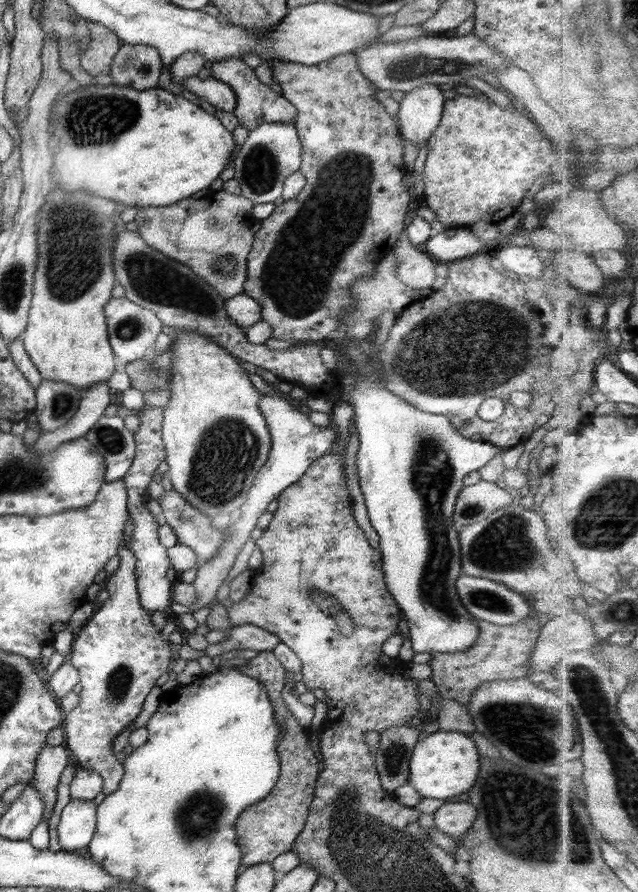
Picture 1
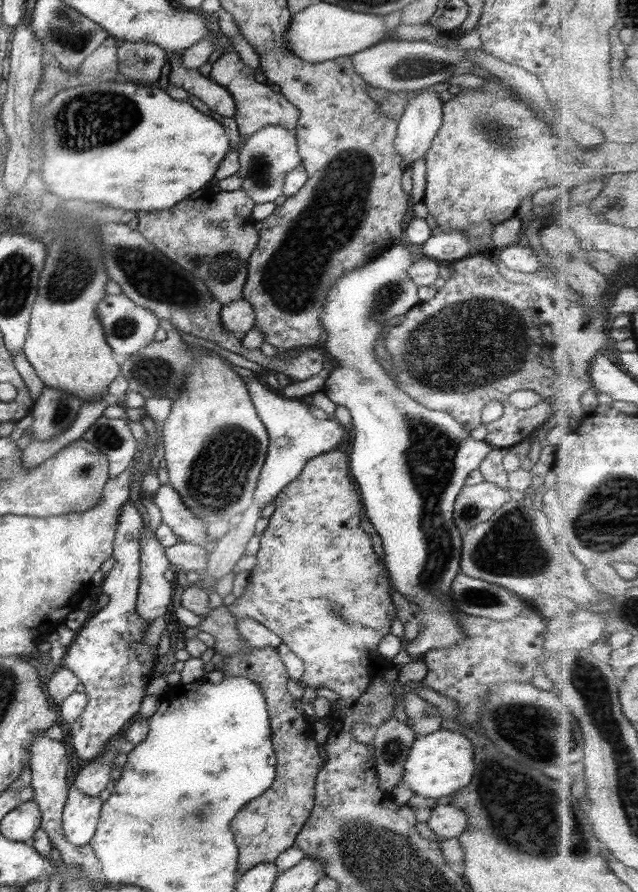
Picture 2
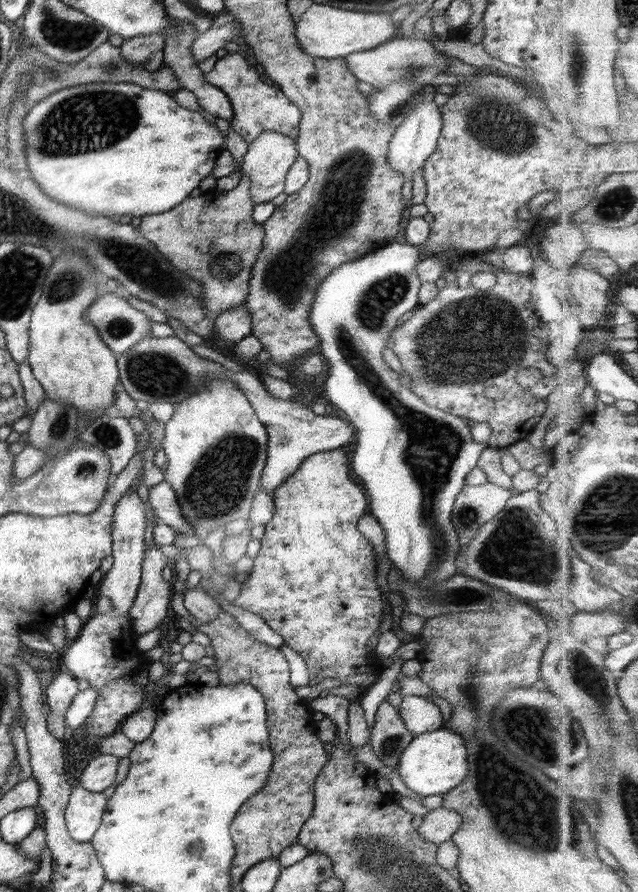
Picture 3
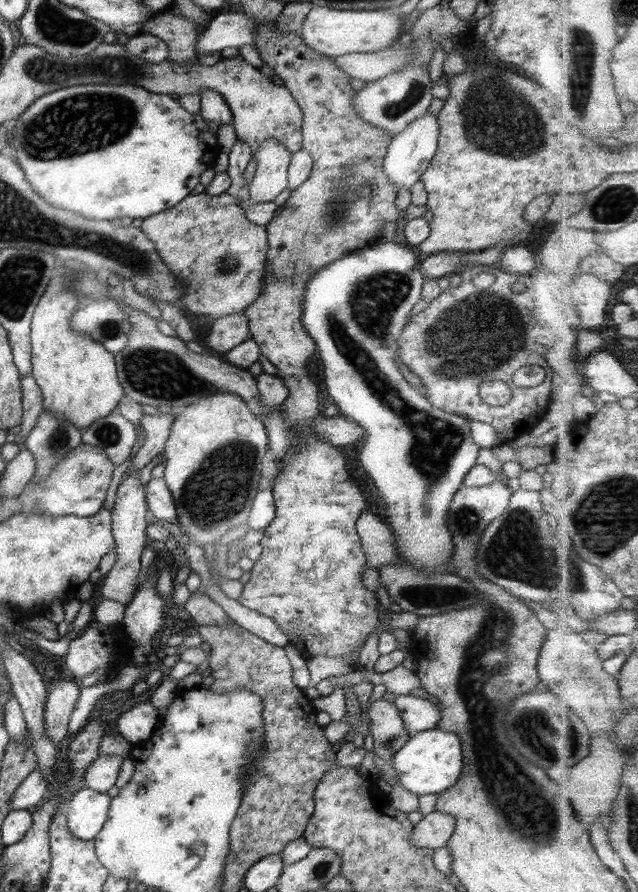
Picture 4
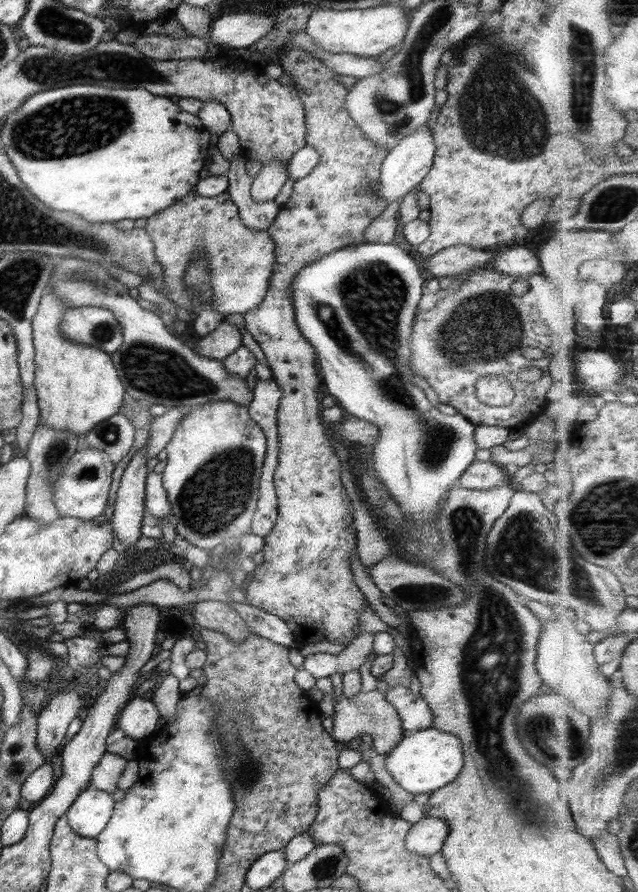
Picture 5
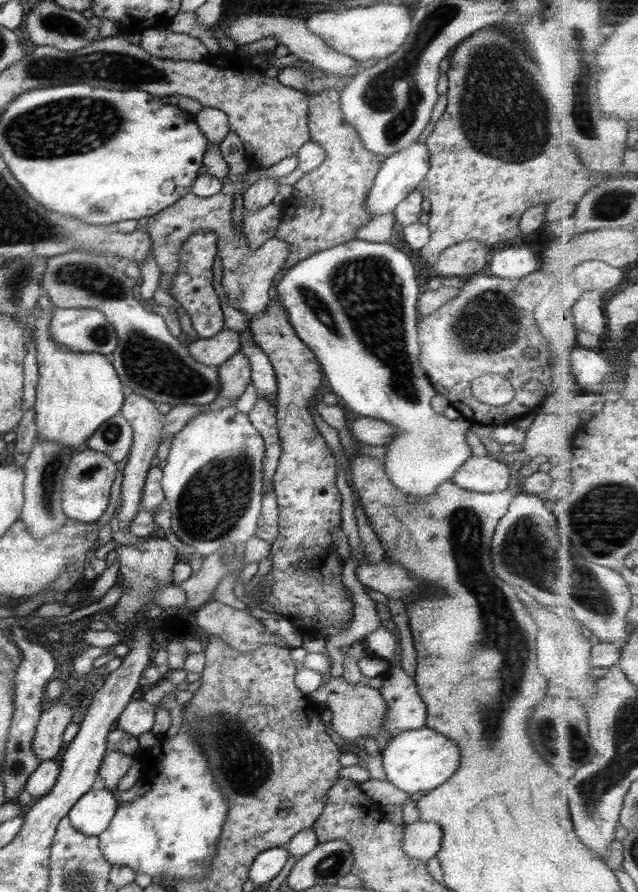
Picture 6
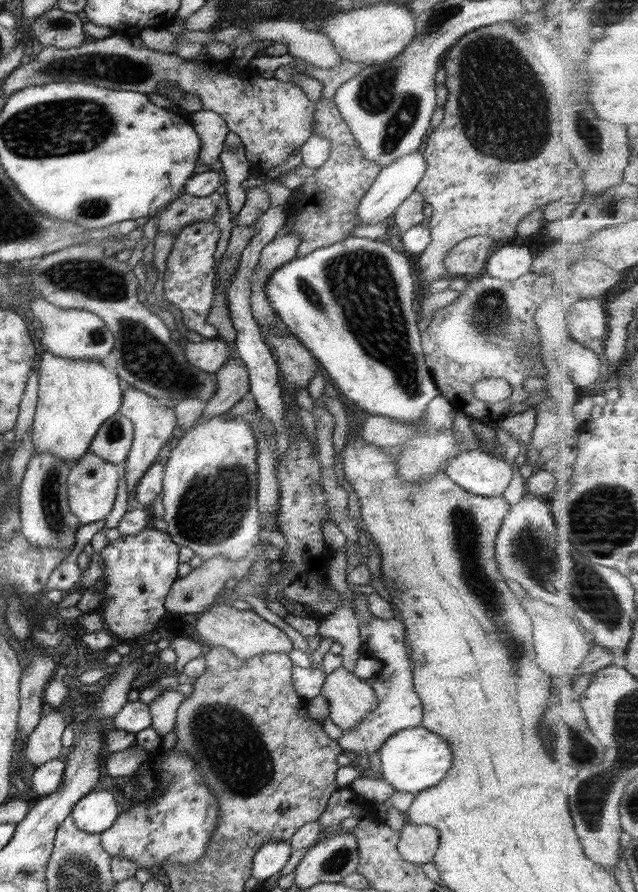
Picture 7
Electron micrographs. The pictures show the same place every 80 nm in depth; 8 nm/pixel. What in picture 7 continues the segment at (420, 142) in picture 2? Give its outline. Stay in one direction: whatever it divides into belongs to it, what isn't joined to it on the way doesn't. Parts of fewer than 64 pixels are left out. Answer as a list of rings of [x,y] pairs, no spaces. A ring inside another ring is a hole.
[[[418,150],[402,156],[389,166],[380,169],[377,178],[374,178],[371,186],[361,197],[359,206],[357,206],[356,219],[358,220],[358,224],[361,226],[377,224],[382,220],[386,220],[388,216],[392,216],[405,198],[415,191],[416,184],[420,181],[424,170],[425,161],[422,153]]]

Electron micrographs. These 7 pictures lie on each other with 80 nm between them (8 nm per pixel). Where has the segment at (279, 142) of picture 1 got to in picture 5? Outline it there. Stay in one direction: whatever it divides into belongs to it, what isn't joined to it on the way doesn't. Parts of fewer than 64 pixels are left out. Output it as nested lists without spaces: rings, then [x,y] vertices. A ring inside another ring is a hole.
[[[272,158],[259,169],[259,172],[253,176],[253,182],[250,186],[250,197],[253,203],[268,204],[273,201],[279,188],[287,179],[283,172],[283,160]]]

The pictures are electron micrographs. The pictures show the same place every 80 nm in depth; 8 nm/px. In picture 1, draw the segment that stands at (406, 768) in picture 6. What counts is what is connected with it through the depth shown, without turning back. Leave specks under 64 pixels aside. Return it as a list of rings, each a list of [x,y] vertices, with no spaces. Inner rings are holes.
[[[437,731],[420,737],[415,743],[408,762],[408,780],[421,796],[444,802],[446,799],[467,792],[480,769],[479,755],[469,737],[455,731]]]

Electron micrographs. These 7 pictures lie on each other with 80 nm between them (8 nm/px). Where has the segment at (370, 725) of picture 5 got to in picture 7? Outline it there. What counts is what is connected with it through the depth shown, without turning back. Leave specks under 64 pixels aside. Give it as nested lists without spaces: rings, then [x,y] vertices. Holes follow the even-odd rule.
[[[341,666],[327,672],[319,696],[327,701],[331,722],[343,733],[377,704],[372,688]]]

